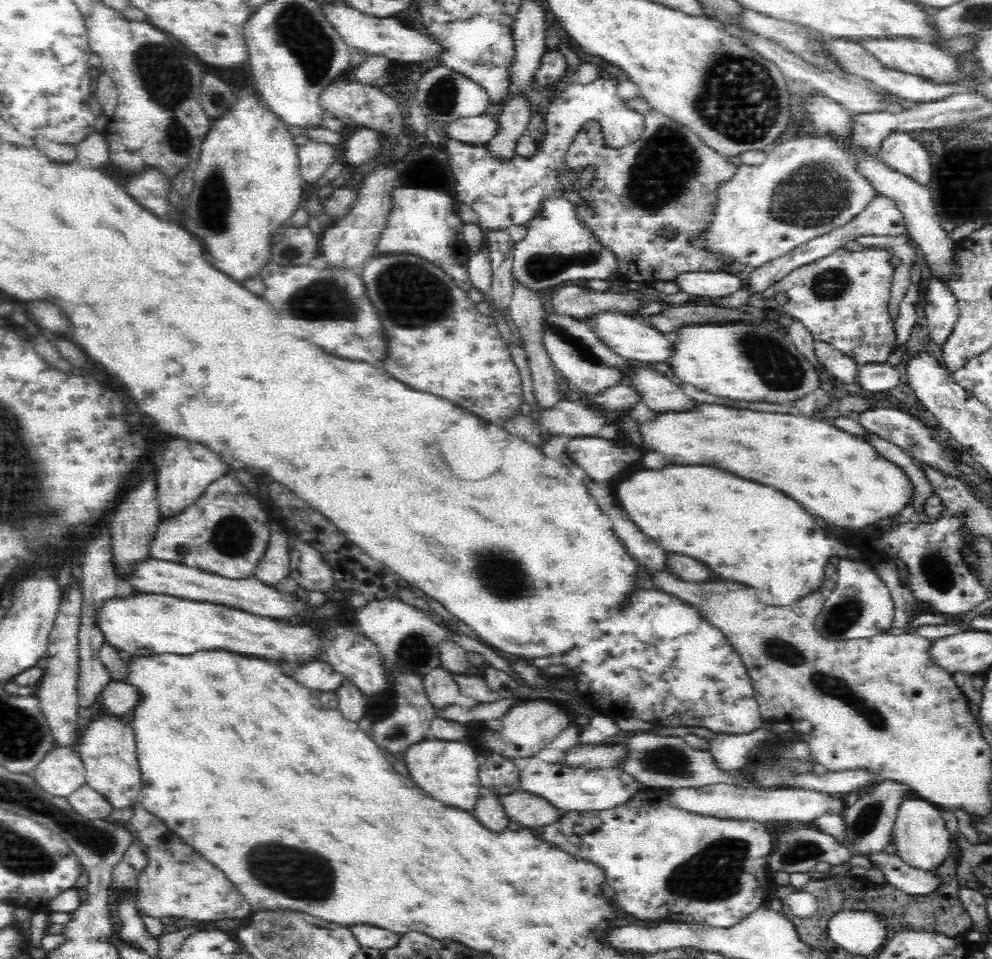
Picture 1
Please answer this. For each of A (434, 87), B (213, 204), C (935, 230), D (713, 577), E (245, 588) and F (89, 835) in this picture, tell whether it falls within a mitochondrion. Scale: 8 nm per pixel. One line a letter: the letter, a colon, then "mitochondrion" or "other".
A: mitochondrion
B: mitochondrion
C: other
D: other
E: other
F: mitochondrion

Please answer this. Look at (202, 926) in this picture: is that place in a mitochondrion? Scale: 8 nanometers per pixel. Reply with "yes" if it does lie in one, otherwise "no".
no

